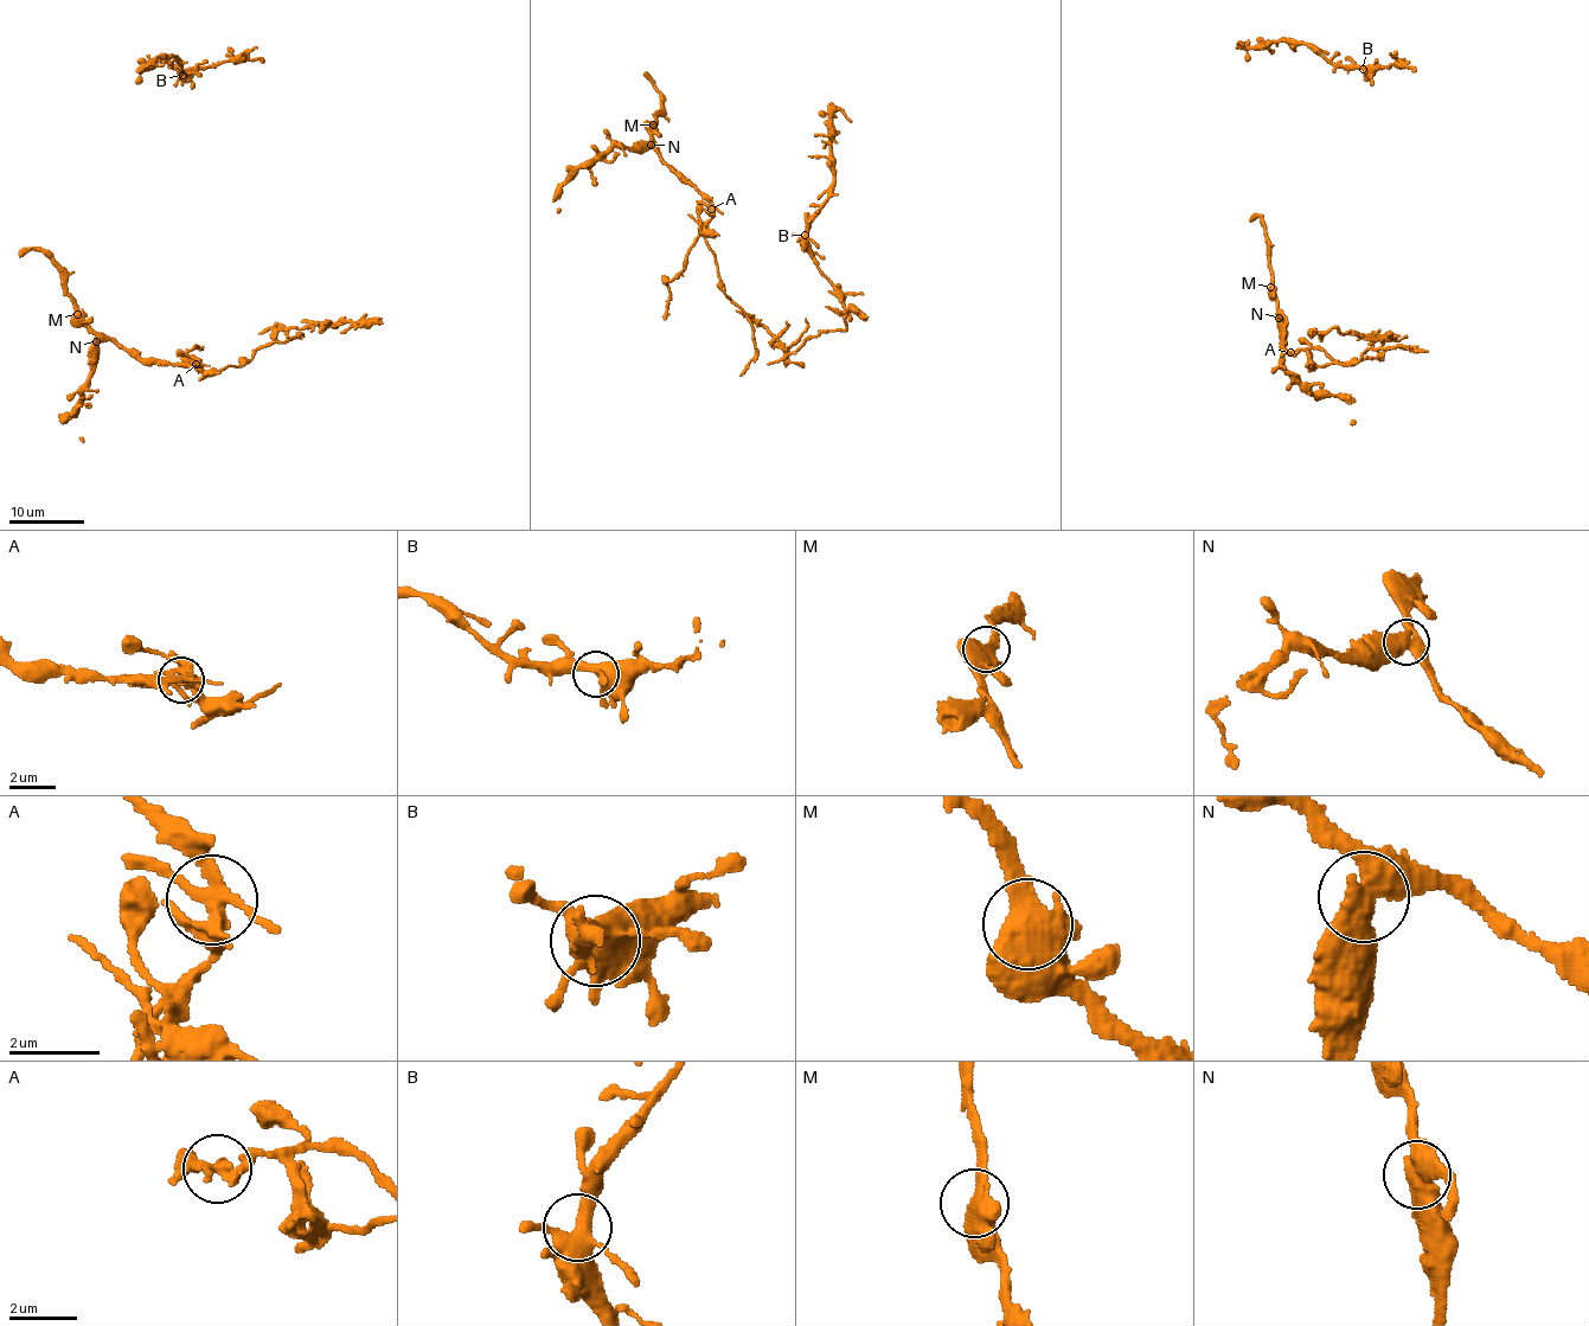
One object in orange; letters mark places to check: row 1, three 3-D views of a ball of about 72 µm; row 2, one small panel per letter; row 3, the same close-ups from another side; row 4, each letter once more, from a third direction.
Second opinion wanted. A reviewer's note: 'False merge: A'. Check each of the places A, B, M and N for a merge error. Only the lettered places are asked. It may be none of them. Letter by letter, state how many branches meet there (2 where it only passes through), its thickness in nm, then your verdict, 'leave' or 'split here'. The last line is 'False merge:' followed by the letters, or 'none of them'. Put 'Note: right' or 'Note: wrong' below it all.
A: branches 4; calibre 280 nm; split here
B: branches 4; calibre 440 nm; leave
M: branches 3; calibre 500 nm; leave
N: branches 4; calibre 480 nm; split here
False merge: A, N
Note: wrong

